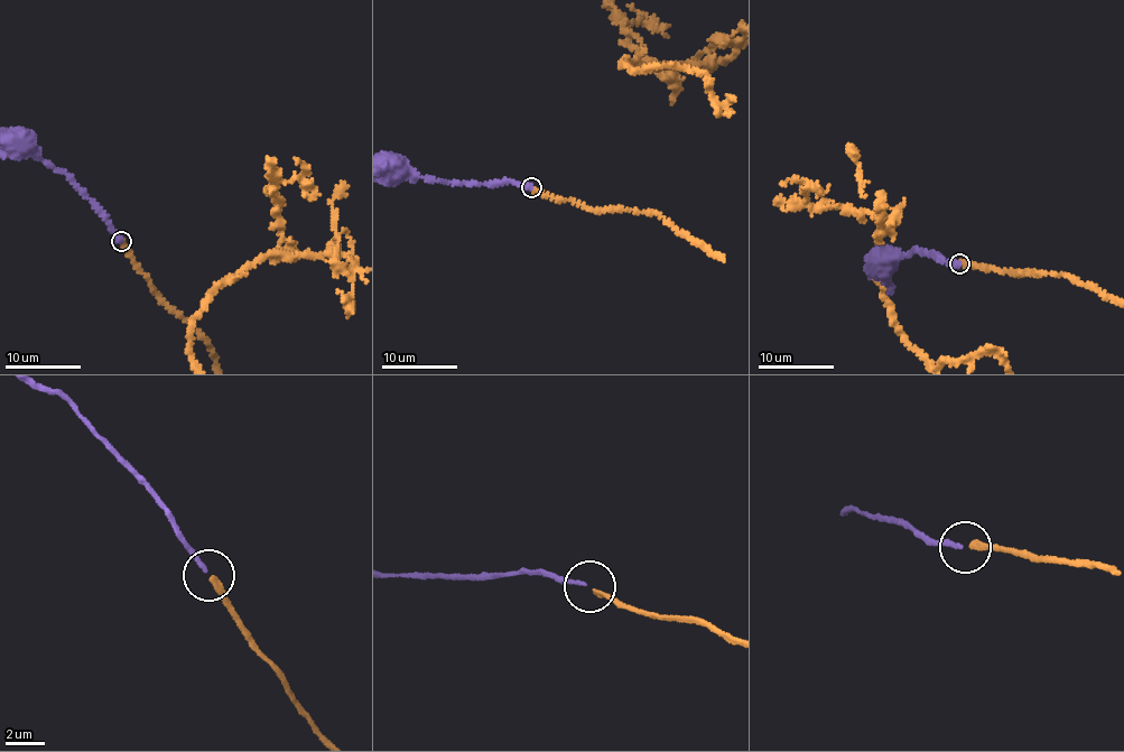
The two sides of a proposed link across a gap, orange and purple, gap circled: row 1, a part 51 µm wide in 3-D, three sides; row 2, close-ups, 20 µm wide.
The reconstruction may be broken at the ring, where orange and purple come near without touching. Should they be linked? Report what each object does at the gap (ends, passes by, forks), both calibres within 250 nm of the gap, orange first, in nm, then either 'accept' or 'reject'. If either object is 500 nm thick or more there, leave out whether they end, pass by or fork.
orange ends | purple ends | 260/200 nm | reject

